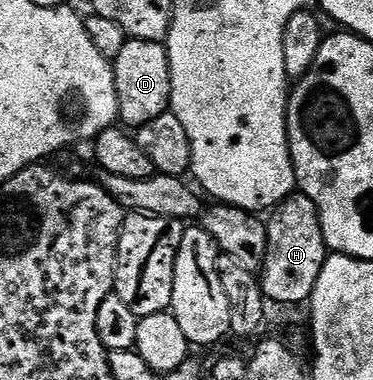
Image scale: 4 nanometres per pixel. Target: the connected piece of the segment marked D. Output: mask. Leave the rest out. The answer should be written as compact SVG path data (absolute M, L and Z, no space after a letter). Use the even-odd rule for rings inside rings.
M127 39L113 61L113 70L120 102L120 118L125 127L141 126L154 120L155 116L167 113L171 105L172 89L168 52L163 43Z

